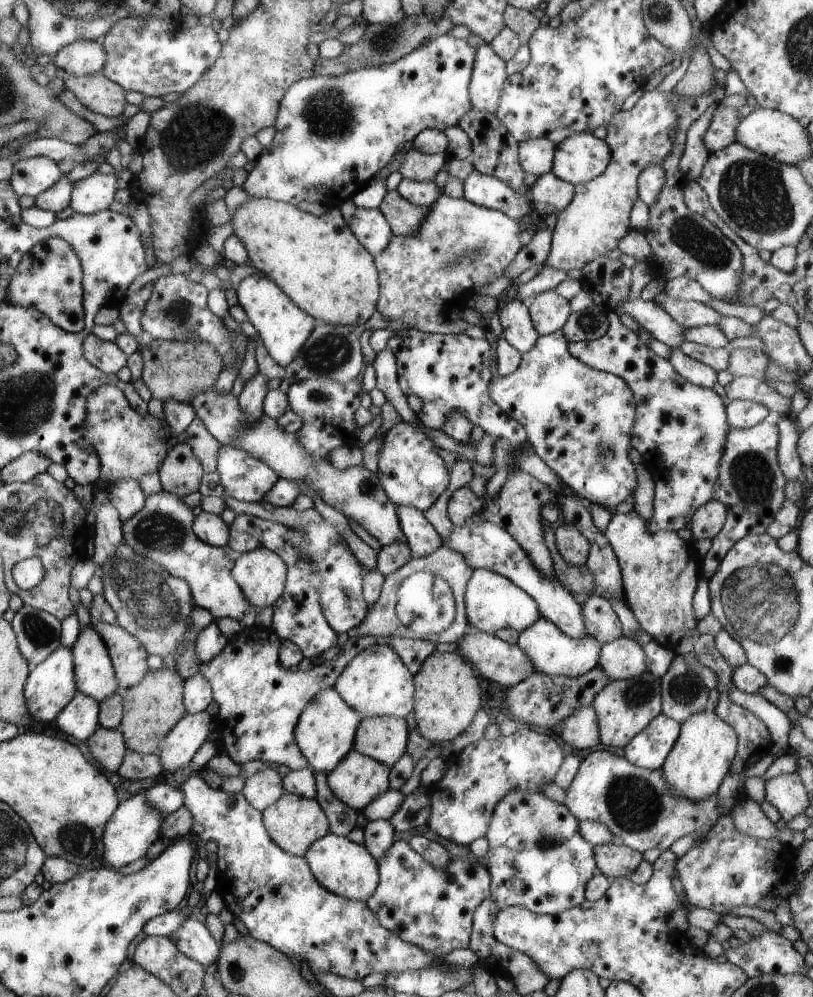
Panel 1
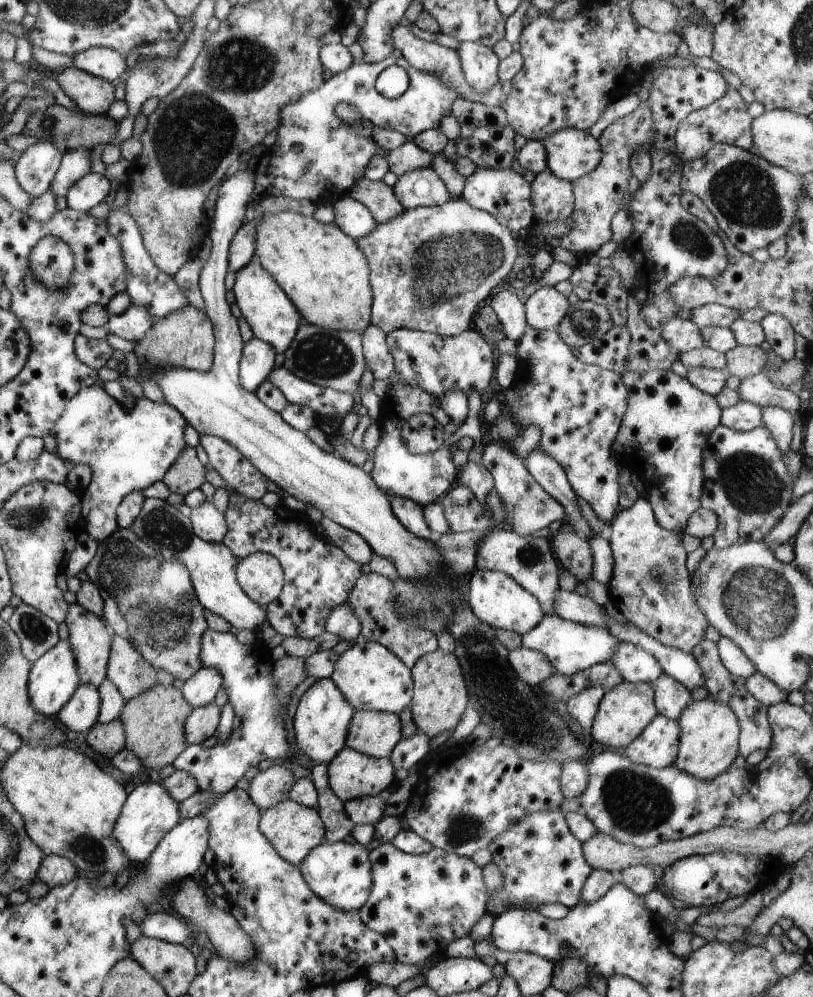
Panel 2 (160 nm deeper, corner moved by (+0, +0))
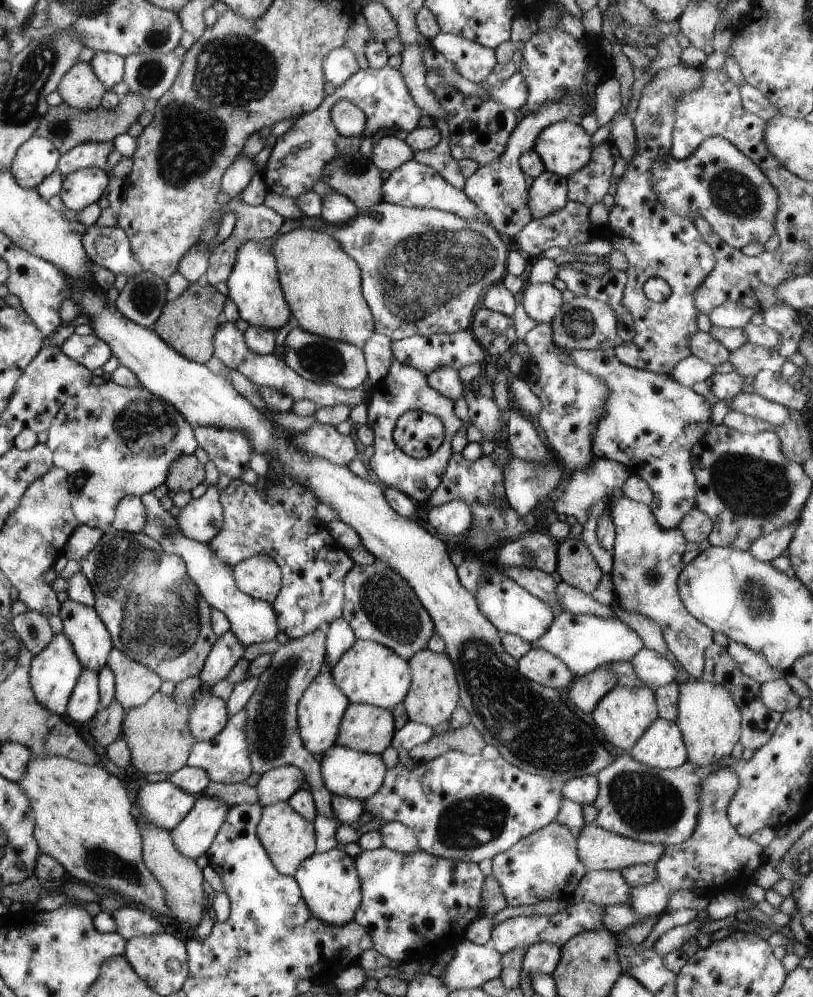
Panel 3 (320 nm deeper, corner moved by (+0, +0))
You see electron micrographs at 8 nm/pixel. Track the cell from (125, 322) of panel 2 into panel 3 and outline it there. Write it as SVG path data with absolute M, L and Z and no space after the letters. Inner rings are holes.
M142 270L138 274L132 274L132 276L127 276L128 281L118 298L116 298L116 310L128 318L134 324L140 324L143 327L152 327L156 320L162 314L163 307L167 304L169 289L166 287L166 282L164 279L159 278L156 274L152 274L148 270Z

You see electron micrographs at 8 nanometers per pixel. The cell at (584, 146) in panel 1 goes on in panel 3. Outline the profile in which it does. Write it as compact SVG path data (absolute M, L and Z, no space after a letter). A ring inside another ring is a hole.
M559 121L550 124L538 134L533 150L536 150L540 156L545 171L568 179L592 160L593 144L591 139L591 136L583 130L578 121Z

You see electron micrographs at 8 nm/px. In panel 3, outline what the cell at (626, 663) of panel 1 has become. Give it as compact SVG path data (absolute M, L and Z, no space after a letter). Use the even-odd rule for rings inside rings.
M642 648L628 660L634 668L634 674L652 691L672 684L676 679L676 666L668 658L654 650Z

